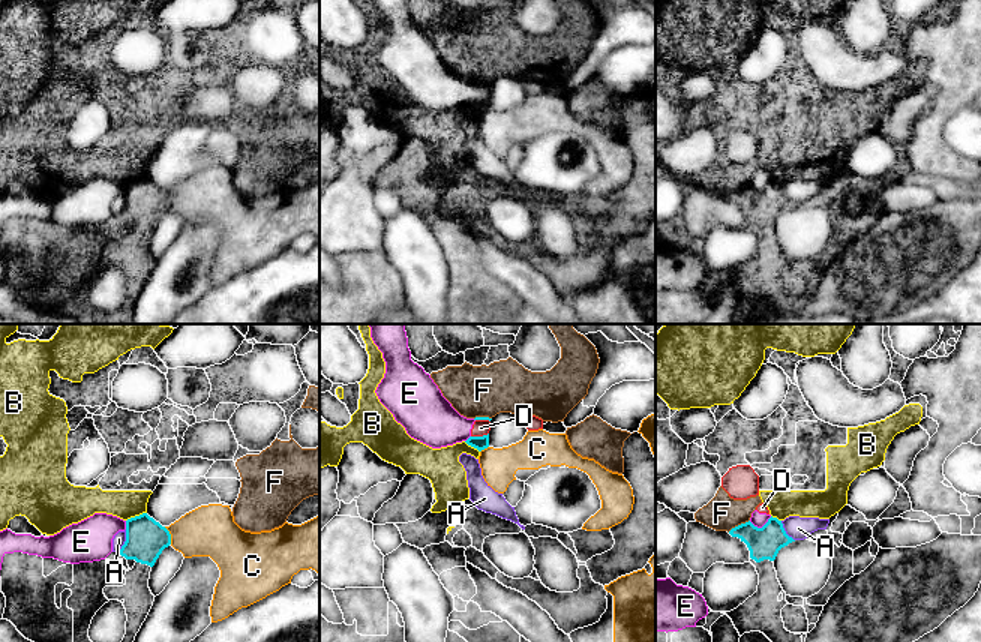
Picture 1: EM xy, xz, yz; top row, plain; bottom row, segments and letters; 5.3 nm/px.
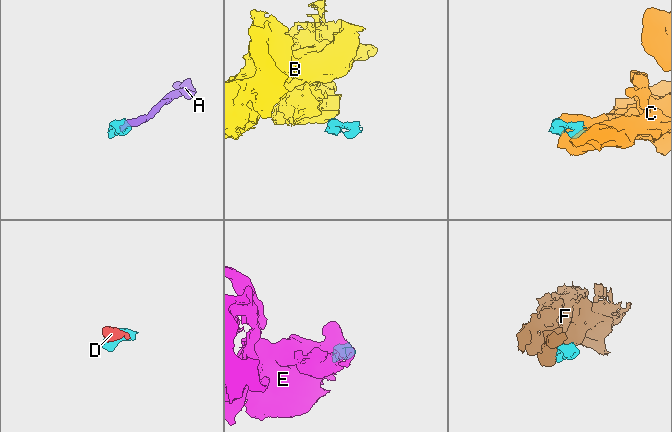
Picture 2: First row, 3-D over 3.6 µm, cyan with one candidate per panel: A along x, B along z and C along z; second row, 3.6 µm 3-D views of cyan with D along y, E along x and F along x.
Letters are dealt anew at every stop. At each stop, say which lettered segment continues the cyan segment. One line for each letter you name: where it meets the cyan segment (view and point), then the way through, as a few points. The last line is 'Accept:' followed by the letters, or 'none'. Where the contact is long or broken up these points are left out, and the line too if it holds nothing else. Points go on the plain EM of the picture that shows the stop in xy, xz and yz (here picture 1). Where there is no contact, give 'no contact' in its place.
Accept: none

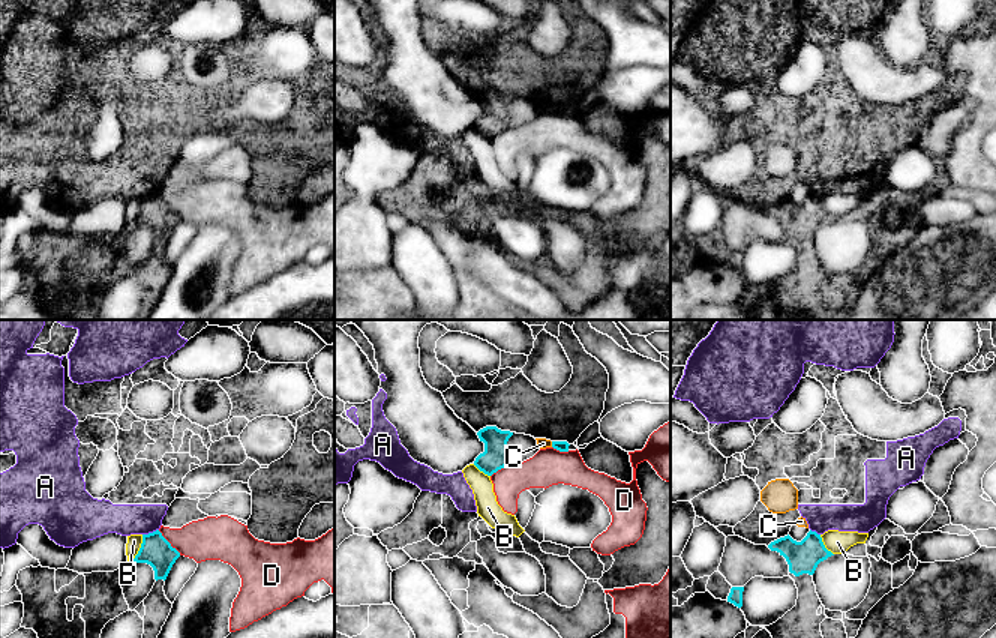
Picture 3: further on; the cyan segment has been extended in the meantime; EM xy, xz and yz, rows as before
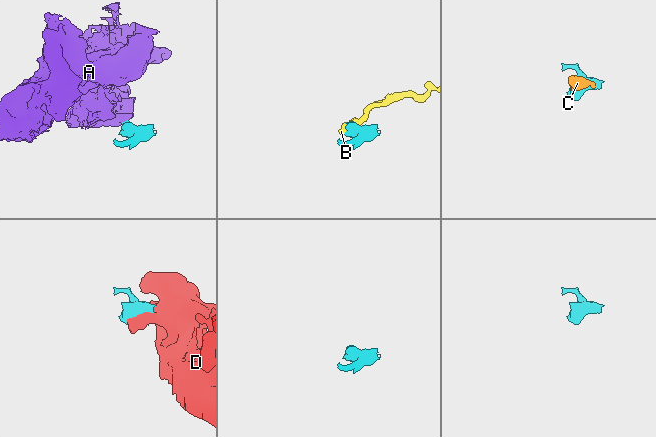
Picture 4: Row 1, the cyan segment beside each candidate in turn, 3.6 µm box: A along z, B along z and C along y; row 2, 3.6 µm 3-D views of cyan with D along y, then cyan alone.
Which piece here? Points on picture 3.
Accept: none

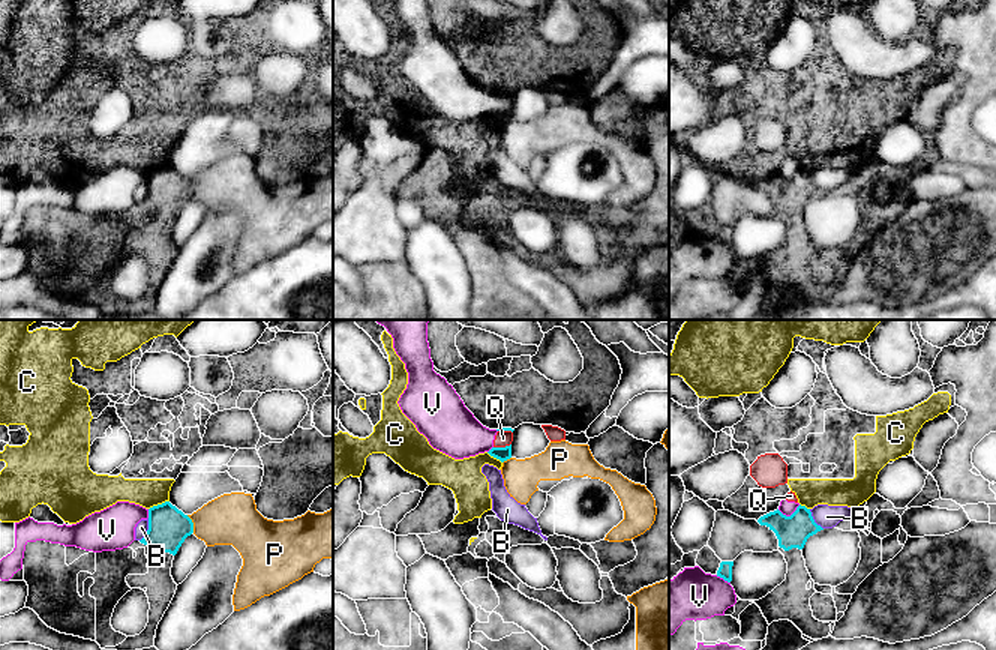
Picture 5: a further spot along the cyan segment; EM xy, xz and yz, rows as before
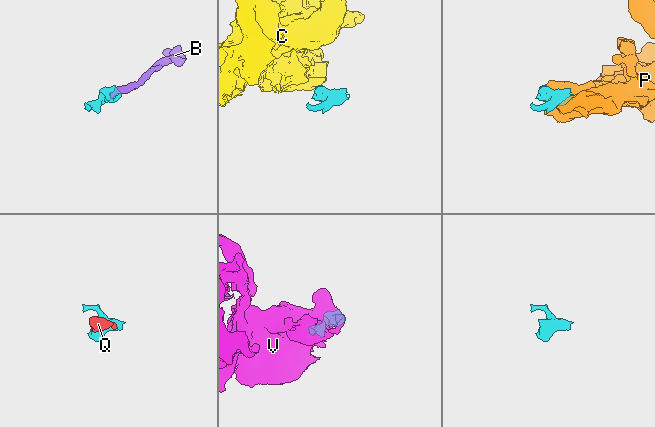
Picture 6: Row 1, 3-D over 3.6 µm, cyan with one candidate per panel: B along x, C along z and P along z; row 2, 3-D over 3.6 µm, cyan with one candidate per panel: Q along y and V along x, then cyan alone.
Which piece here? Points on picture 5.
Accept: none

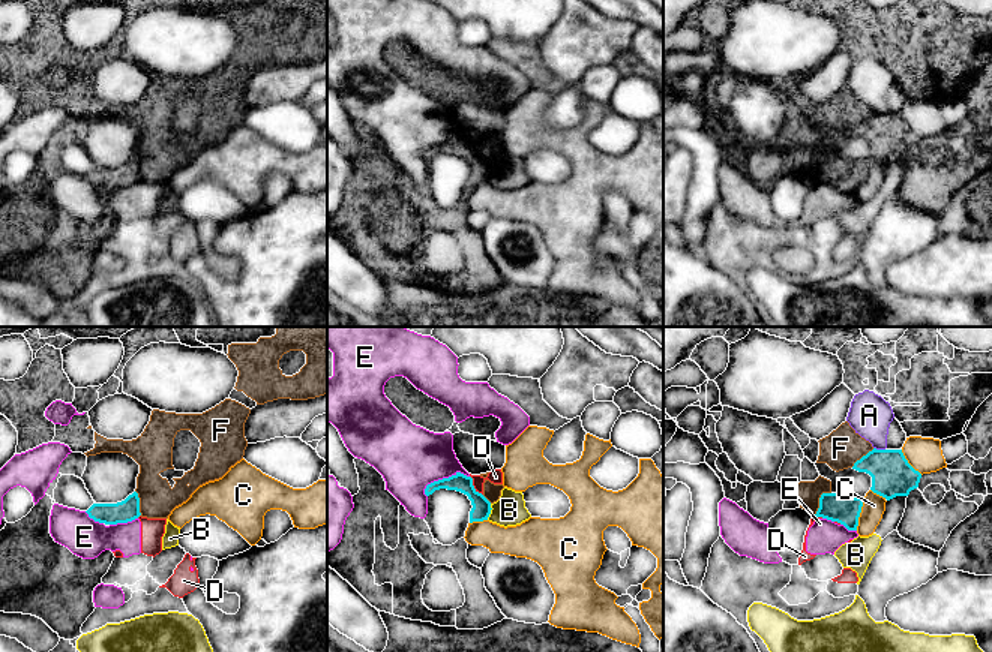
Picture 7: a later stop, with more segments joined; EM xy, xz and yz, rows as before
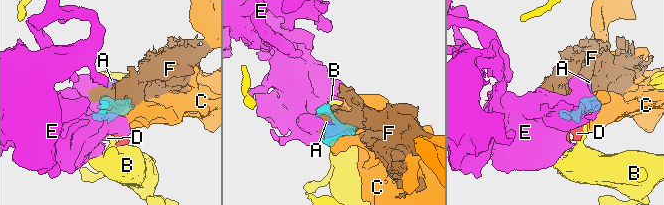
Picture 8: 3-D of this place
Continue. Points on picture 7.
Accept: none

